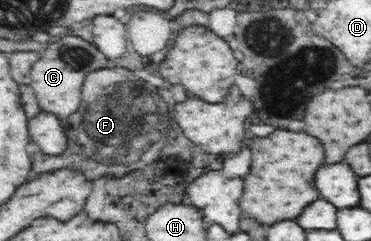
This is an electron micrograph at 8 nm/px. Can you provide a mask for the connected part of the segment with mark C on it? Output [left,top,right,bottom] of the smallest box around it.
[28,35,110,119]

